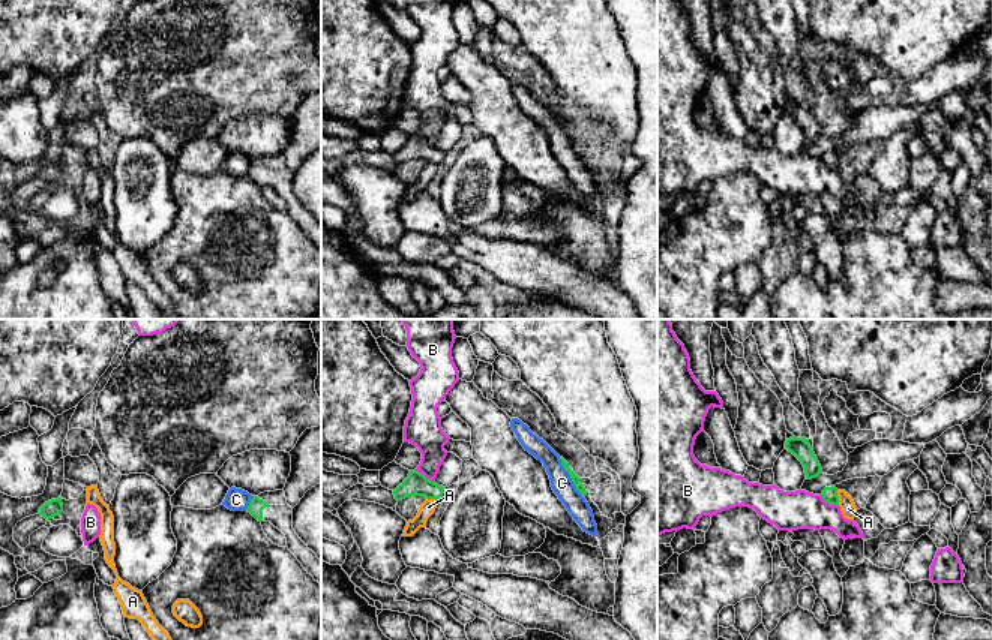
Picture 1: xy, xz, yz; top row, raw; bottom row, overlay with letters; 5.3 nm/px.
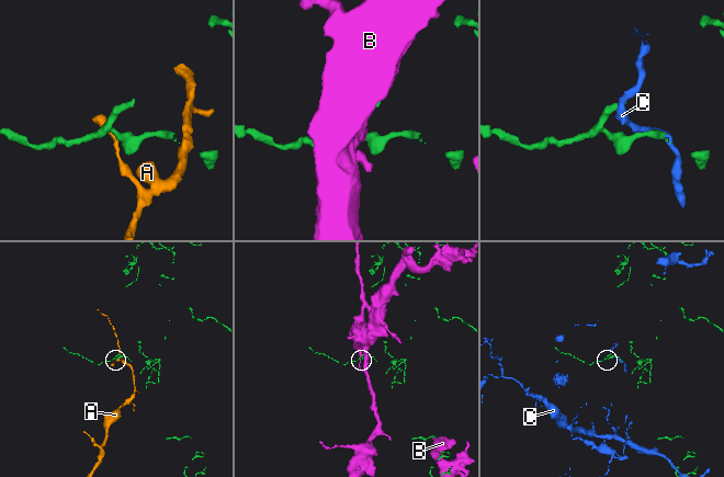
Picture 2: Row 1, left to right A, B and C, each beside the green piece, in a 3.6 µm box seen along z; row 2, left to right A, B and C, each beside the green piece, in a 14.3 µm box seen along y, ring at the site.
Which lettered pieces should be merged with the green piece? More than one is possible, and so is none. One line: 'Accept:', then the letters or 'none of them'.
Accept: none of them

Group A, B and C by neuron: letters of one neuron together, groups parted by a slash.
A / B / C

